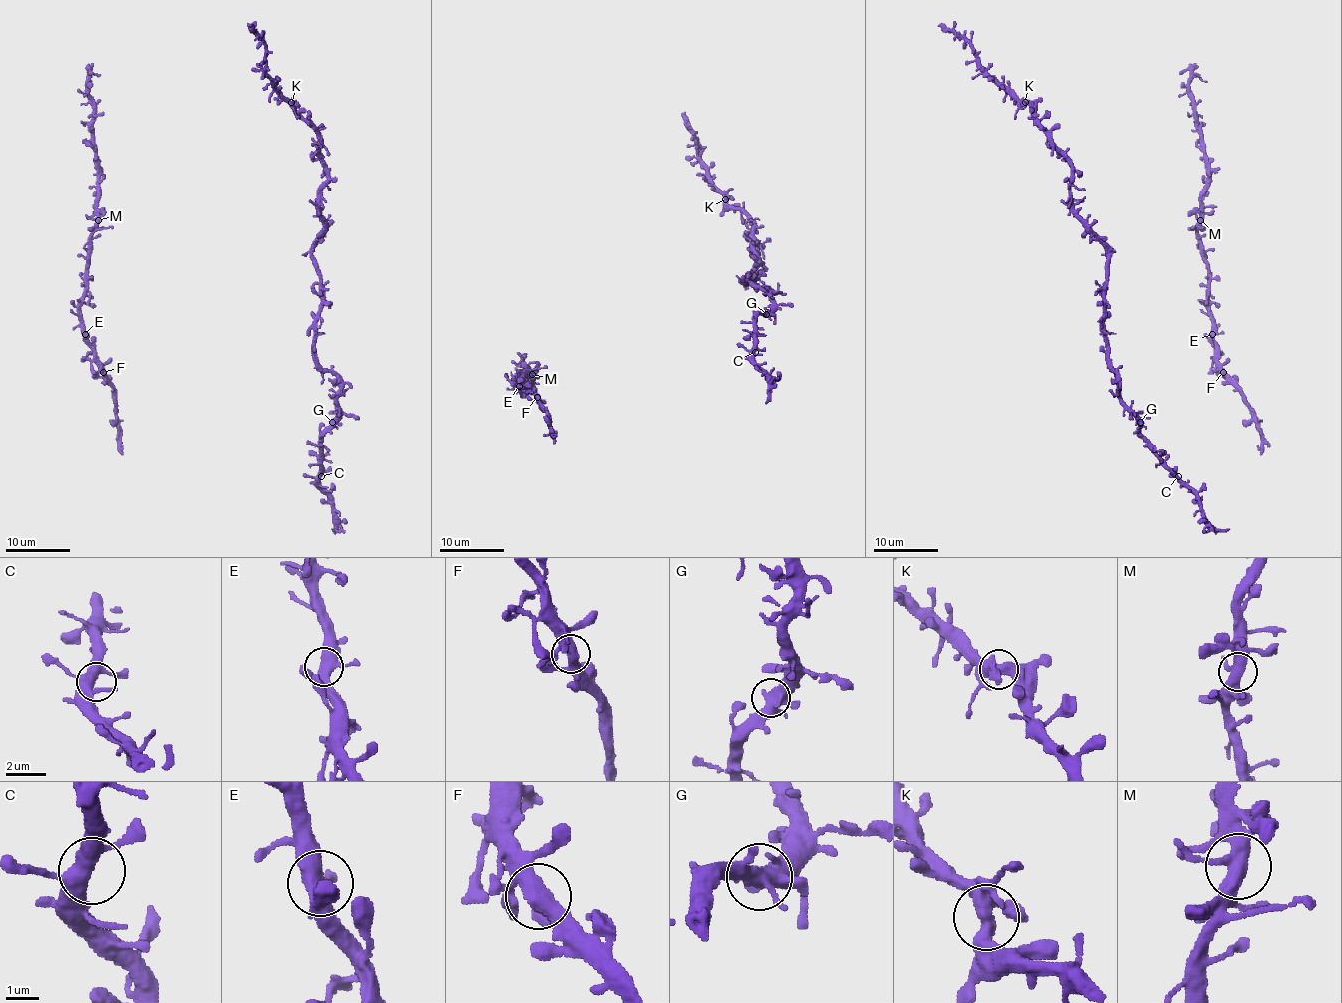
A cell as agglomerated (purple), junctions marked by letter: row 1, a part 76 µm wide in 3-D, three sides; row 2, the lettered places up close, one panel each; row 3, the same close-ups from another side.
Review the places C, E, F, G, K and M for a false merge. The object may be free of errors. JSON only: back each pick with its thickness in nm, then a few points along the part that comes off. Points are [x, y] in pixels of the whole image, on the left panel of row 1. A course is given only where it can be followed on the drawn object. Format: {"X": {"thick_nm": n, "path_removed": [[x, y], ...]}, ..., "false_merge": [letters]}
{"false_merge": []}

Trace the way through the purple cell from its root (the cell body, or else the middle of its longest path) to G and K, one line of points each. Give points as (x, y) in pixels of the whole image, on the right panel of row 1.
G: (1172, 473), (1140, 433), (1140, 422)
K: (1172, 473), (1140, 433), (1108, 356), (1106, 247), (1071, 205), (1066, 156), (1024, 103)

